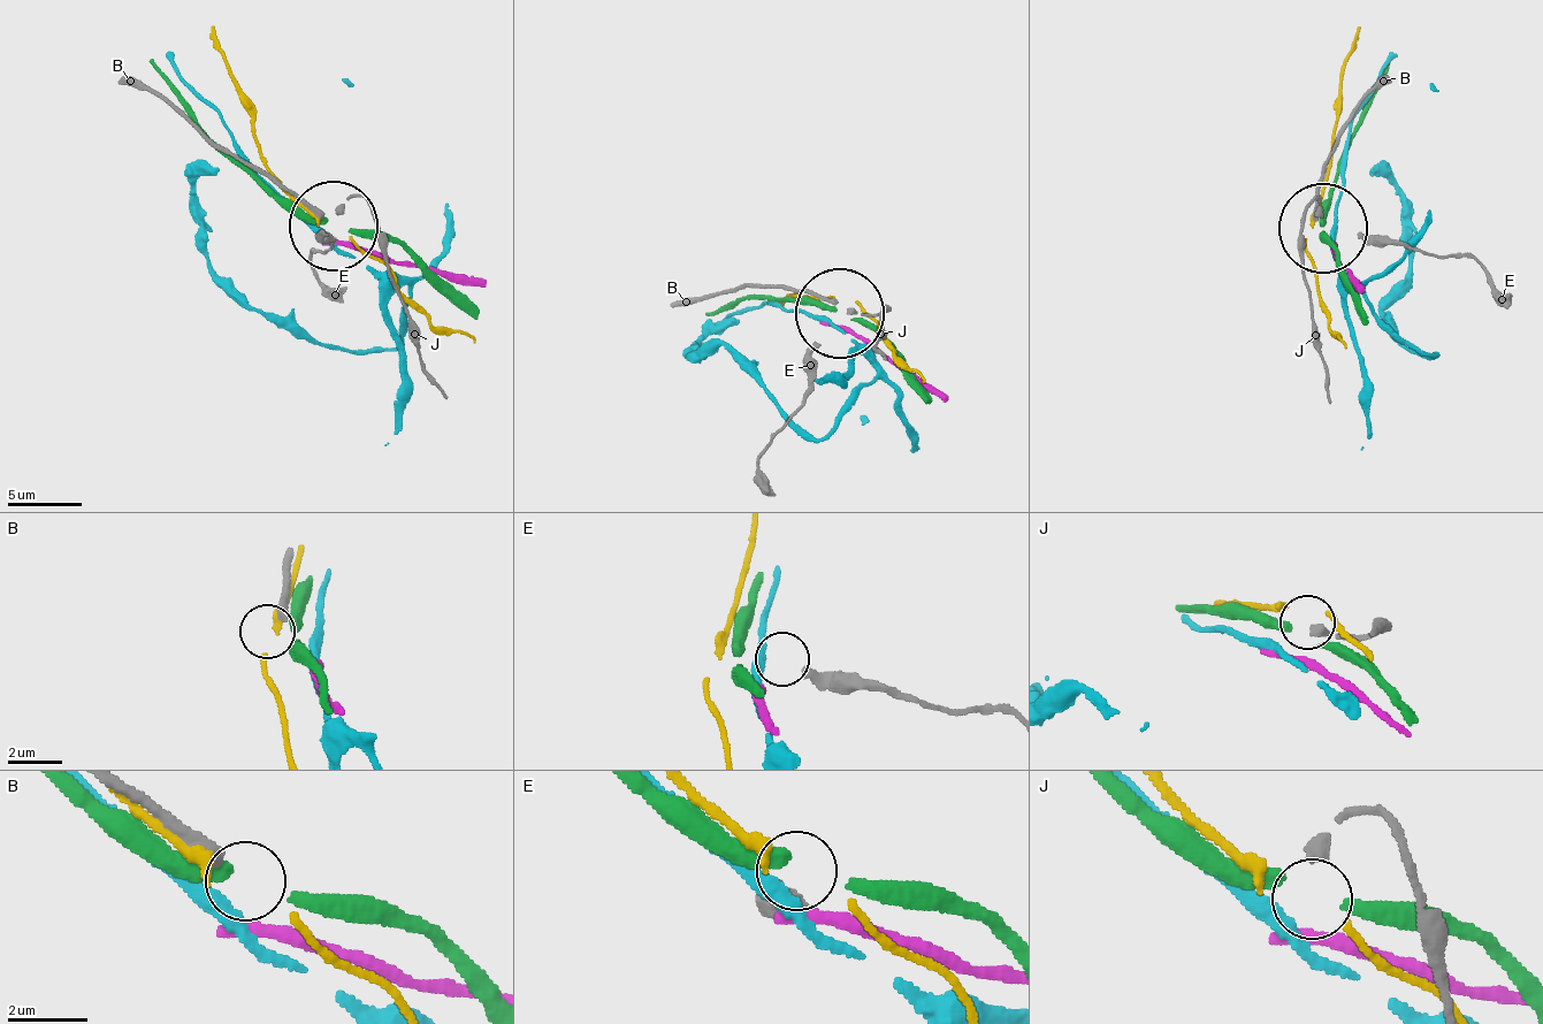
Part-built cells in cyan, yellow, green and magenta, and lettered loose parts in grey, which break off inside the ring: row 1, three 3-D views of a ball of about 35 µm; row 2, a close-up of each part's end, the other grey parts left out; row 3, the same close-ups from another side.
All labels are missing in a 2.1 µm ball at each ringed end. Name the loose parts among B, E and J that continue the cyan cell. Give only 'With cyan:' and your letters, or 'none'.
With cyan: none

